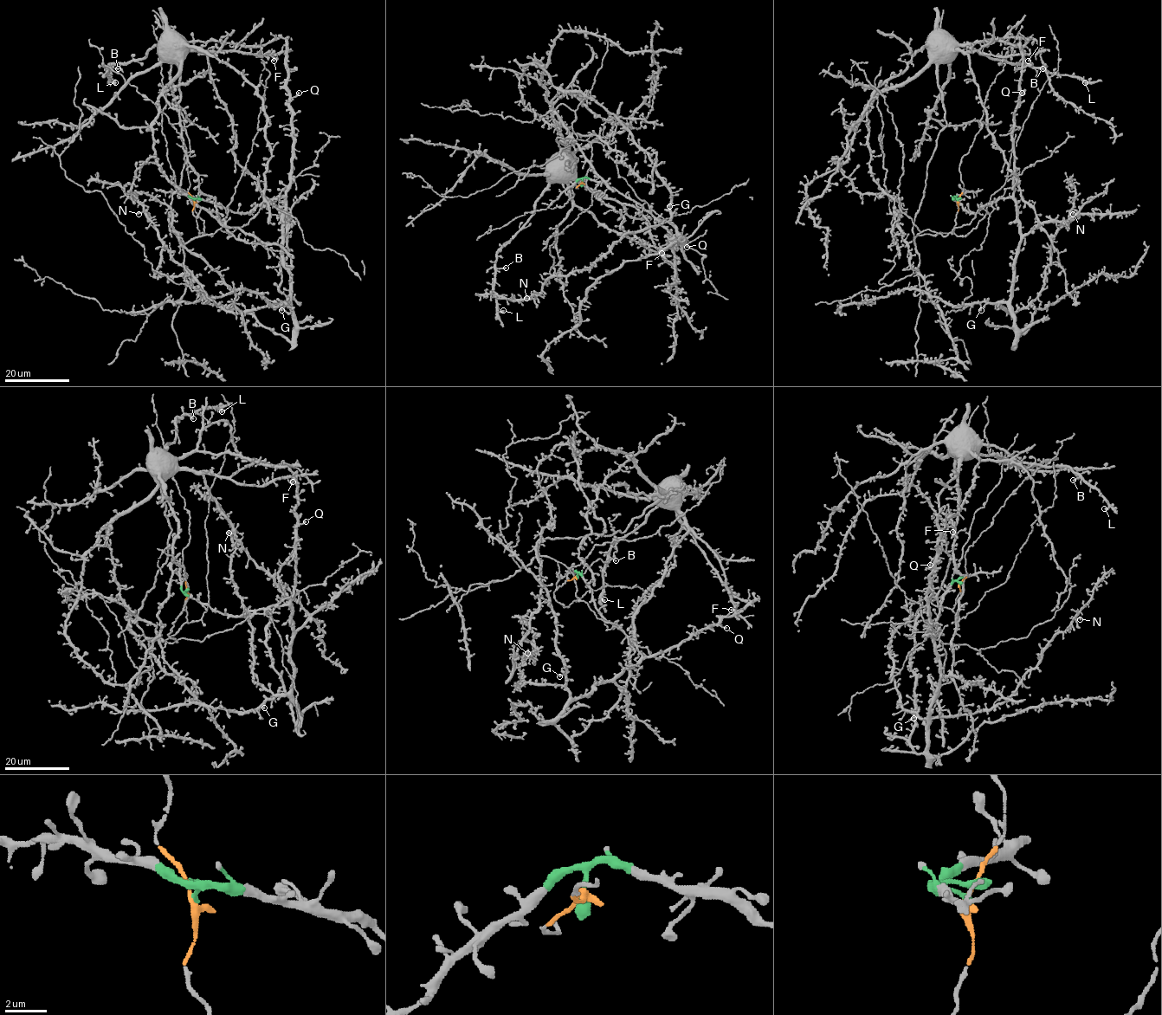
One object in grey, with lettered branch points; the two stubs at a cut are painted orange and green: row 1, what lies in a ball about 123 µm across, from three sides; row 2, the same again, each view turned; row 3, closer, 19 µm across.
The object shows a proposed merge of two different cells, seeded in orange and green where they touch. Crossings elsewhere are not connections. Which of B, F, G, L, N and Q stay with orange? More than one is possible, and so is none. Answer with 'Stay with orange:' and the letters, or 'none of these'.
Stay with orange: B, F, L

